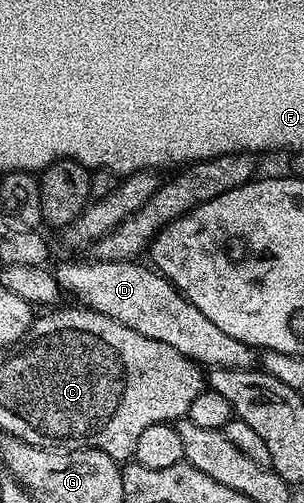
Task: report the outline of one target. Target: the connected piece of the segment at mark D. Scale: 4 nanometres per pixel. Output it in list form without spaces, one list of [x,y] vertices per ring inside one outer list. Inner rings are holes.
[[[92,260],[87,262],[88,264],[60,264],[57,268],[54,268],[54,275],[56,277],[56,286],[61,293],[69,292],[73,296],[75,303],[81,308],[89,308],[95,312],[101,312],[106,314],[110,318],[114,318],[118,322],[122,322],[122,326],[130,326],[130,330],[138,330],[138,334],[146,334],[146,338],[154,338],[158,342],[166,342],[166,346],[174,346],[174,350],[178,350],[178,354],[182,354],[188,360],[192,360],[193,363],[199,366],[205,366],[209,368],[250,368],[257,363],[257,353],[249,347],[248,344],[238,342],[238,338],[230,338],[230,334],[225,334],[224,331],[218,330],[218,326],[214,326],[214,322],[210,322],[206,318],[206,314],[202,314],[202,310],[198,310],[198,306],[194,306],[189,300],[180,295],[177,292],[176,287],[170,283],[164,276],[160,275],[159,272],[153,270],[151,267],[145,266],[143,268],[140,262],[133,262],[131,260],[124,261],[100,261]]]

